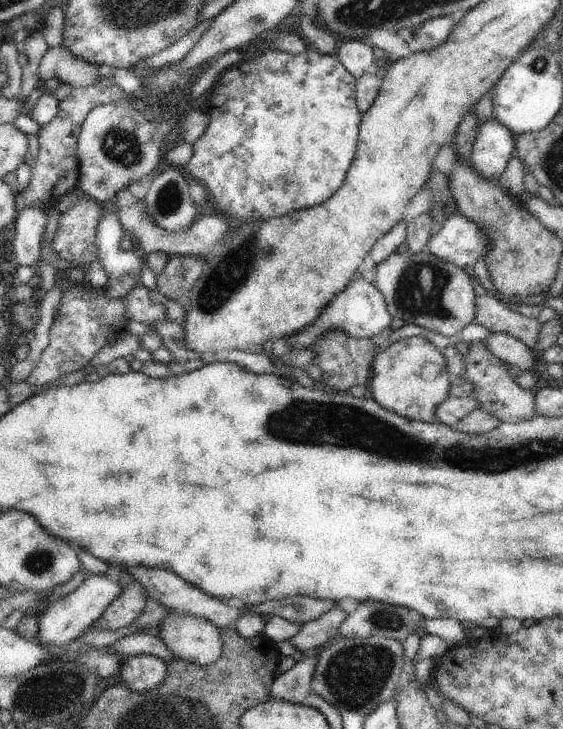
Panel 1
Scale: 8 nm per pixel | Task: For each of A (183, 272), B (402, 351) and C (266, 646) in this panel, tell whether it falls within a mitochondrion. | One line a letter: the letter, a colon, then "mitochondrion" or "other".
A: mitochondrion
B: other
C: other

